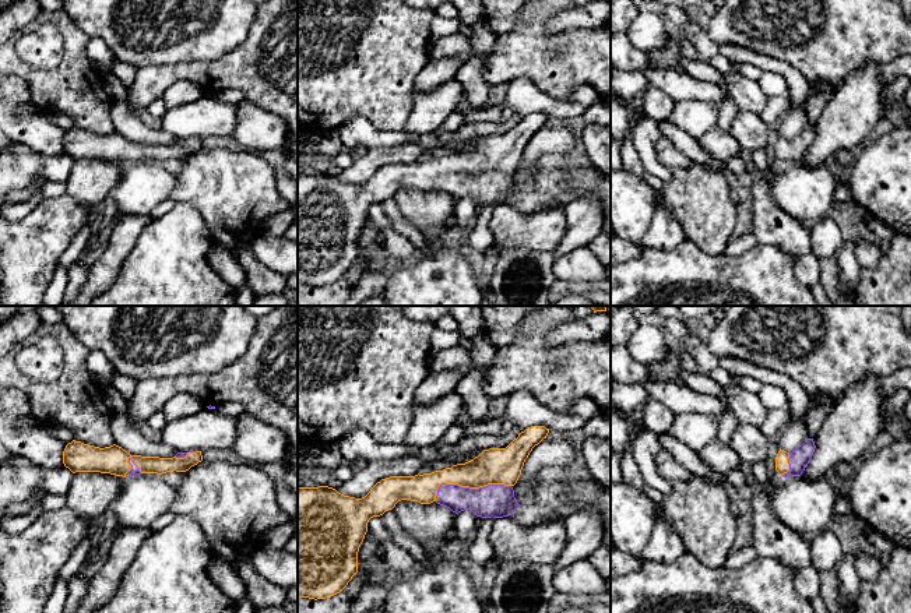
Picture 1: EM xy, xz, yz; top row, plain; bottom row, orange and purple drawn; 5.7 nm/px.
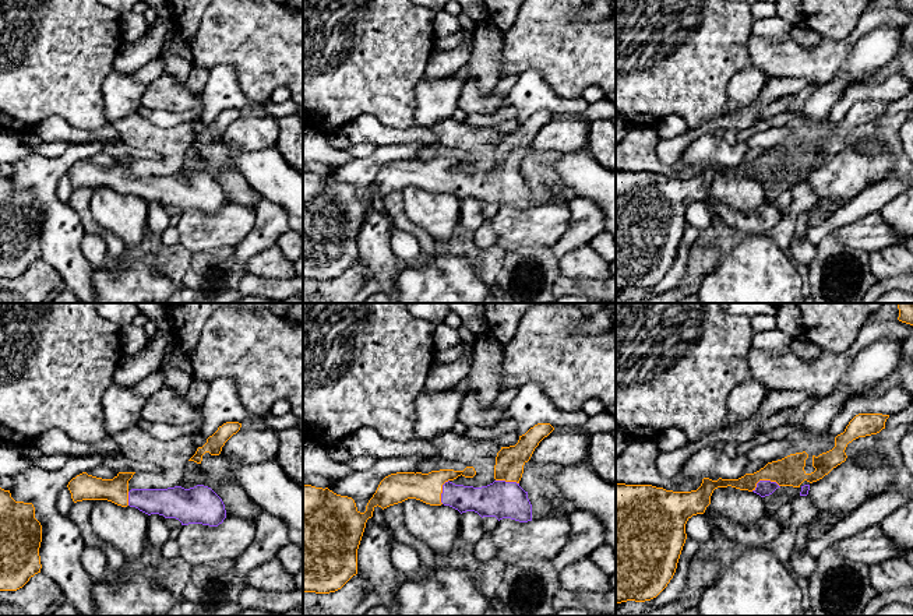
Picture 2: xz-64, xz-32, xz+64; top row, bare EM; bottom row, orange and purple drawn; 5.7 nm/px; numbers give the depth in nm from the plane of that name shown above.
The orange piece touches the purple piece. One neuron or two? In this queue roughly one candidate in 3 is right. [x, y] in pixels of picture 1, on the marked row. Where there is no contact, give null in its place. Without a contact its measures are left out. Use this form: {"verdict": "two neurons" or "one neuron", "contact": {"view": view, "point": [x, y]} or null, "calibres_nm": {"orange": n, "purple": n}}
{"verdict": "one neuron", "contact": {"view": "xz", "point": [467, 486]}, "calibres_nm": {"orange": 200, "purple": 190}}

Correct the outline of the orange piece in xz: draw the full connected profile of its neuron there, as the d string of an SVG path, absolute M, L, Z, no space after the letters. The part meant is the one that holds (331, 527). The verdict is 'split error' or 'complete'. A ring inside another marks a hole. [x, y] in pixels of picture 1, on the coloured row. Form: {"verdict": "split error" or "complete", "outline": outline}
{"verdict": "split error", "outline": "M531 426L506 448L483 450L465 464L432 473L381 479L362 498L344 496L328 486L298 487L298 598L317 600L340 593L358 573L358 552L369 519L393 510L401 500L421 504L436 501L456 514L469 510L482 518L511 515L520 507L513 486L530 452L548 433L549 429L545 426Z"}

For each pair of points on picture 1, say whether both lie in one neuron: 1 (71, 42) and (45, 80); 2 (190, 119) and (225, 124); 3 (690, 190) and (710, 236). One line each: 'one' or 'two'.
1: one
2: one
3: one

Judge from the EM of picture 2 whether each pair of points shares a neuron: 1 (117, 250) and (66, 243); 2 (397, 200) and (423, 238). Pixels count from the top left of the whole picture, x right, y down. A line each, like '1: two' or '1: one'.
1: two
2: one

